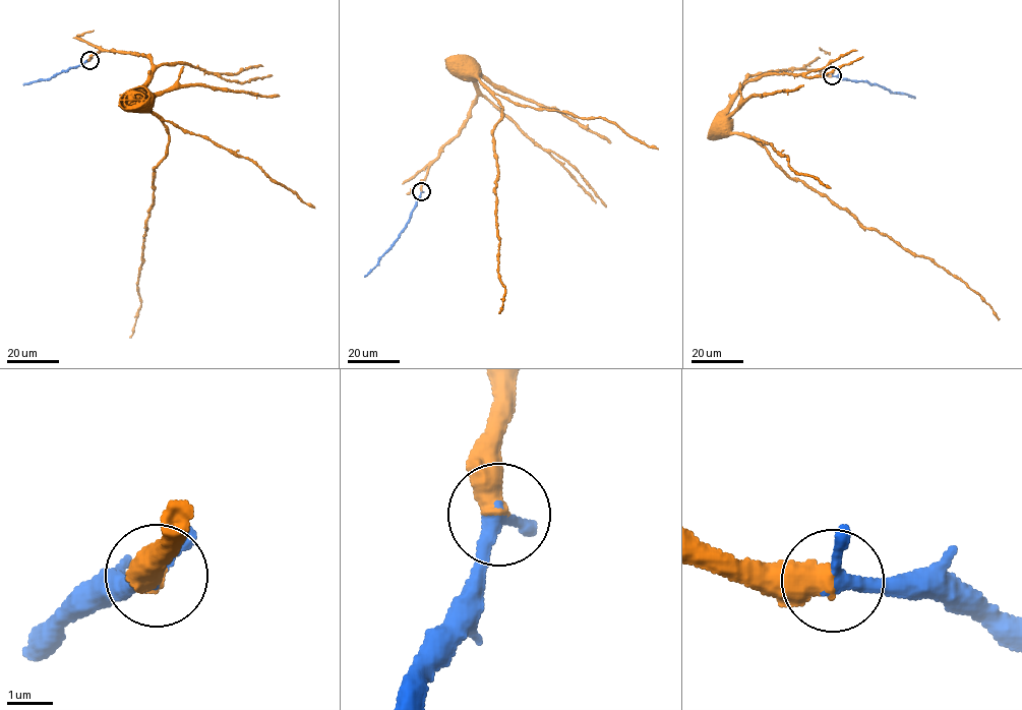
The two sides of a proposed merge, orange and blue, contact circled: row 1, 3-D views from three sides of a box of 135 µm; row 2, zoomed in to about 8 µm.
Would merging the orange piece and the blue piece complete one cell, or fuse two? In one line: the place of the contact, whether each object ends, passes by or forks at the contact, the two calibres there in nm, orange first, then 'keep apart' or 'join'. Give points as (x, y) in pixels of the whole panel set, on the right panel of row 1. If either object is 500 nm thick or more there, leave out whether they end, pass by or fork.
at (832, 75); 600 nm thick on the orange side, 280 nm on the other; join

